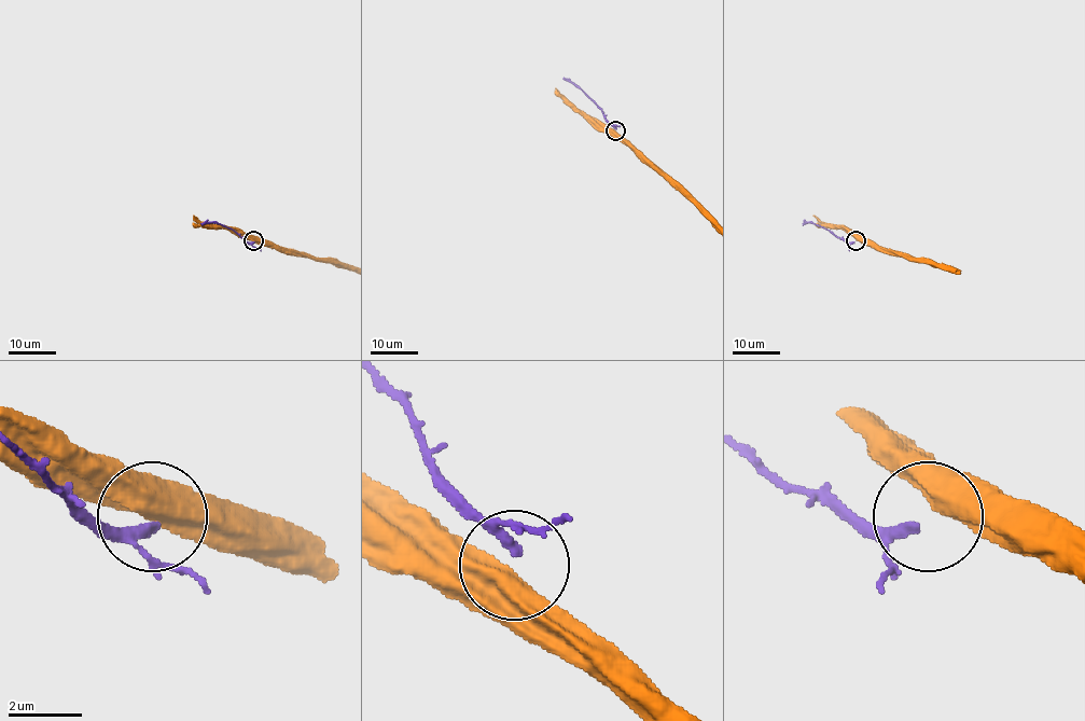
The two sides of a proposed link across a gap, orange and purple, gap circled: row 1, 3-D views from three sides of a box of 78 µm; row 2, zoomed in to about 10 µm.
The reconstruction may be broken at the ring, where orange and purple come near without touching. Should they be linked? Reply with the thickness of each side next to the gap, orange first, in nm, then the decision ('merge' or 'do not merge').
750/280 nm | do not merge

